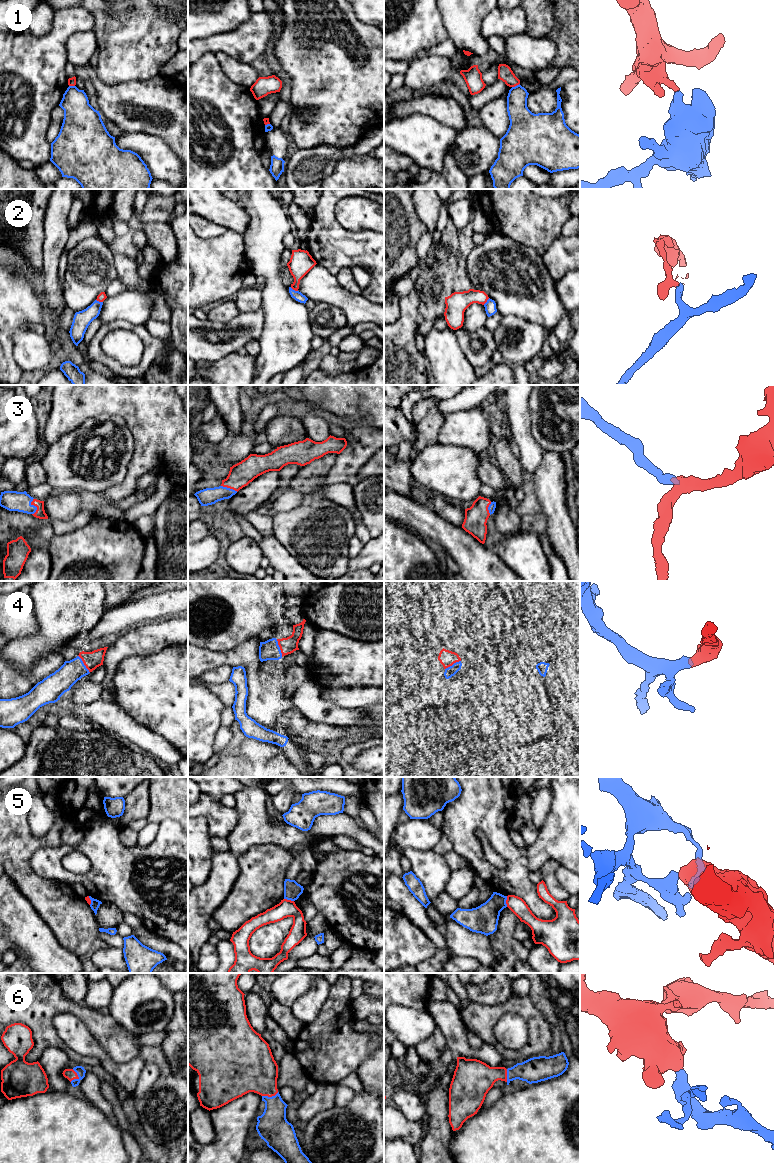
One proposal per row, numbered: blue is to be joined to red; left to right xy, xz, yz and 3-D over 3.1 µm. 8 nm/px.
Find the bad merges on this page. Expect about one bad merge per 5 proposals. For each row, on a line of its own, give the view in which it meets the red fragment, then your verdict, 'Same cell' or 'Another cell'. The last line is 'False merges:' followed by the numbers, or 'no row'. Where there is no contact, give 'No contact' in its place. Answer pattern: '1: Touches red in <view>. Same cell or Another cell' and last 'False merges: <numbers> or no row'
1: Touches red in yz. Another cell
2: Touches red in xz. Another cell
3: Touches red in xy. Same cell
4: Touches red in xz. Same cell
5: Touches red in yz. Another cell
6: Touches red in xy. Same cell
False merges: 1, 2, 5

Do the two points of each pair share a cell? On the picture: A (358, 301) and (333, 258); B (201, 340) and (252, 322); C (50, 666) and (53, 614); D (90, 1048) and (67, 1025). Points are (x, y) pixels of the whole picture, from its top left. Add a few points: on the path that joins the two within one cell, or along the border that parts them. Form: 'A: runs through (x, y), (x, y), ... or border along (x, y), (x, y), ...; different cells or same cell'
A: border along (361, 294), (373, 303); different cells
B: runs through (214, 340), (228, 338), (239, 331); same cell
C: border along (59, 650), (47, 652), (32, 667); different cells
D: runs through (84, 1042), (73, 1031); same cell

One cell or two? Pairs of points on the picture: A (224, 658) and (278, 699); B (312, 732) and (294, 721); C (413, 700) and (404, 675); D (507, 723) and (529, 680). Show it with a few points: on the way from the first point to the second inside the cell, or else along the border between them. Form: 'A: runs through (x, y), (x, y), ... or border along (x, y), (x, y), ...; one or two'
A: runs through (240, 658), (252, 670), (253, 683), (262, 692); one
B: runs through (308, 731), (298, 725); one
C: border along (419, 686), (403, 699); two
D: runs through (516, 712), (521, 707), (521, 699), (525, 691); one

